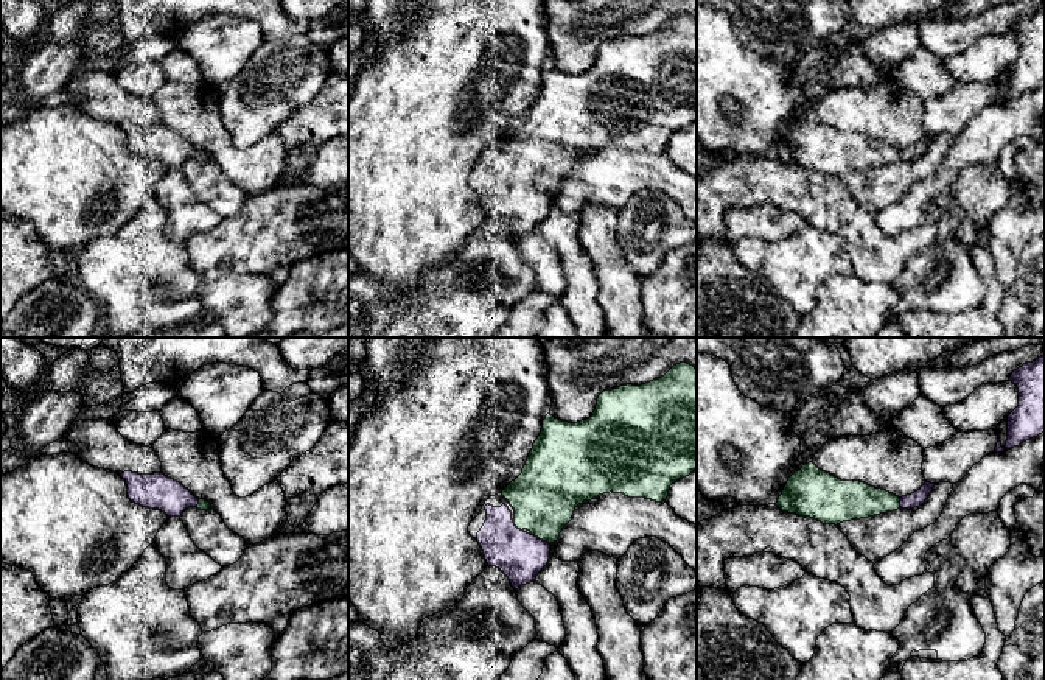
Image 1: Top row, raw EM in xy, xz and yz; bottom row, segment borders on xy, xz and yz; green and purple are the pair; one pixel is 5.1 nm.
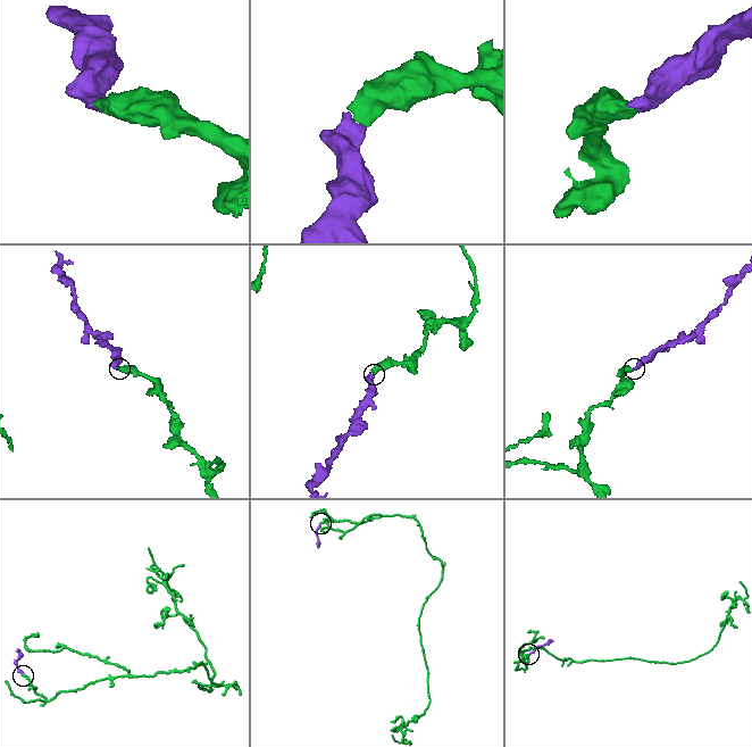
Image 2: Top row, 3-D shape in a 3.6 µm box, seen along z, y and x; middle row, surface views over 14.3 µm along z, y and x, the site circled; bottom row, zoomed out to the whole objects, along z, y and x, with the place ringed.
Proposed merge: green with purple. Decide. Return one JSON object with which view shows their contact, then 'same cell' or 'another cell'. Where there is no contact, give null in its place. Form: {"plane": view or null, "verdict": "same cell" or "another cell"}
{"plane": "xz", "verdict": "same cell"}

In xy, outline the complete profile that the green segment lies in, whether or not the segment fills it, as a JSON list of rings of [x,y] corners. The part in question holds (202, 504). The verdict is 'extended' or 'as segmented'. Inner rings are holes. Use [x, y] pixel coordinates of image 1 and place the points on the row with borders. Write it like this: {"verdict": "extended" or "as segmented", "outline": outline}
{"verdict": "extended", "outline": [[[124,471],[121,478],[126,481],[128,496],[132,503],[148,509],[159,509],[168,517],[180,517],[188,507],[213,509],[208,501],[196,498],[180,482],[163,473],[138,475]]]}

